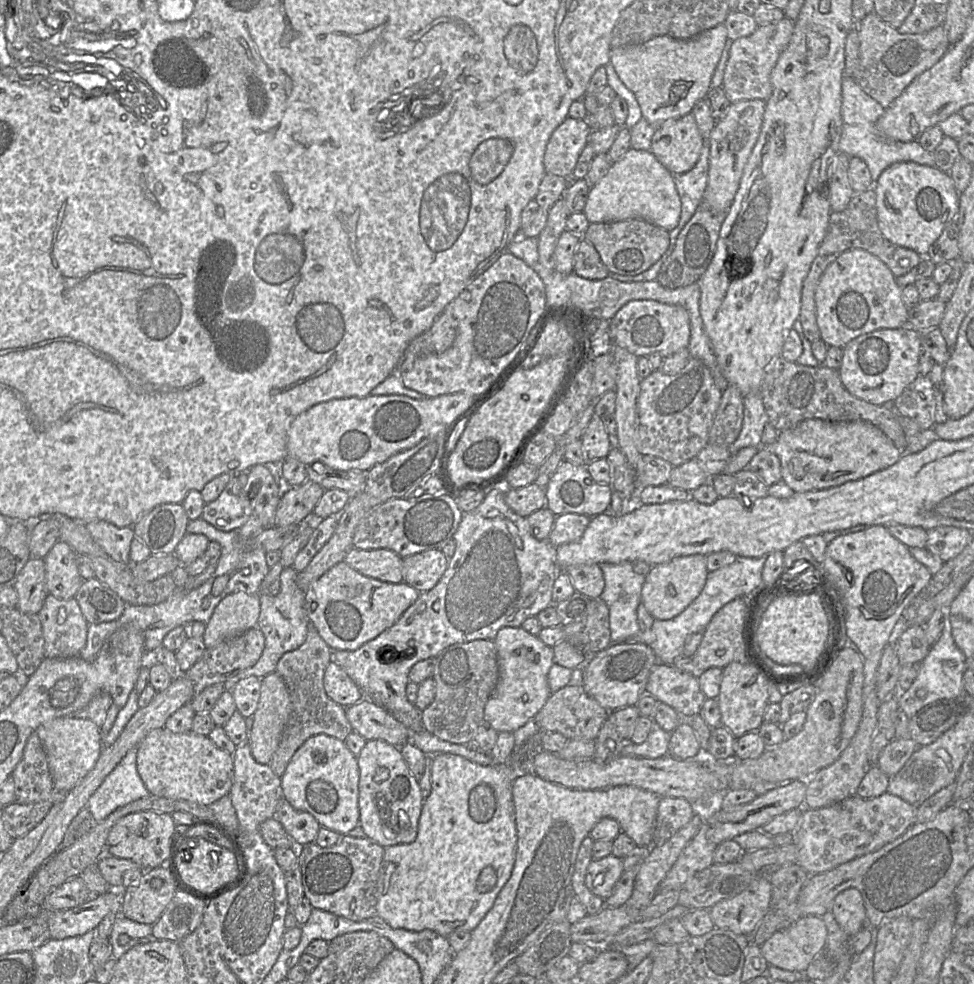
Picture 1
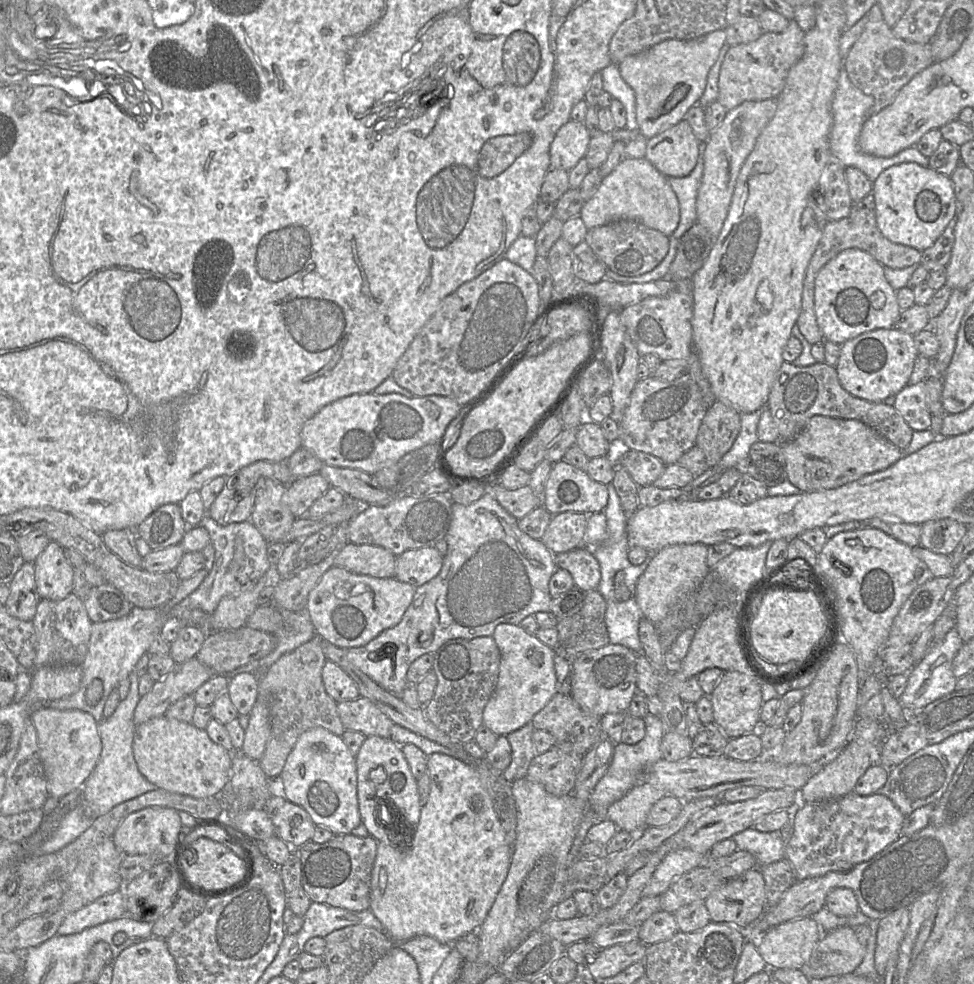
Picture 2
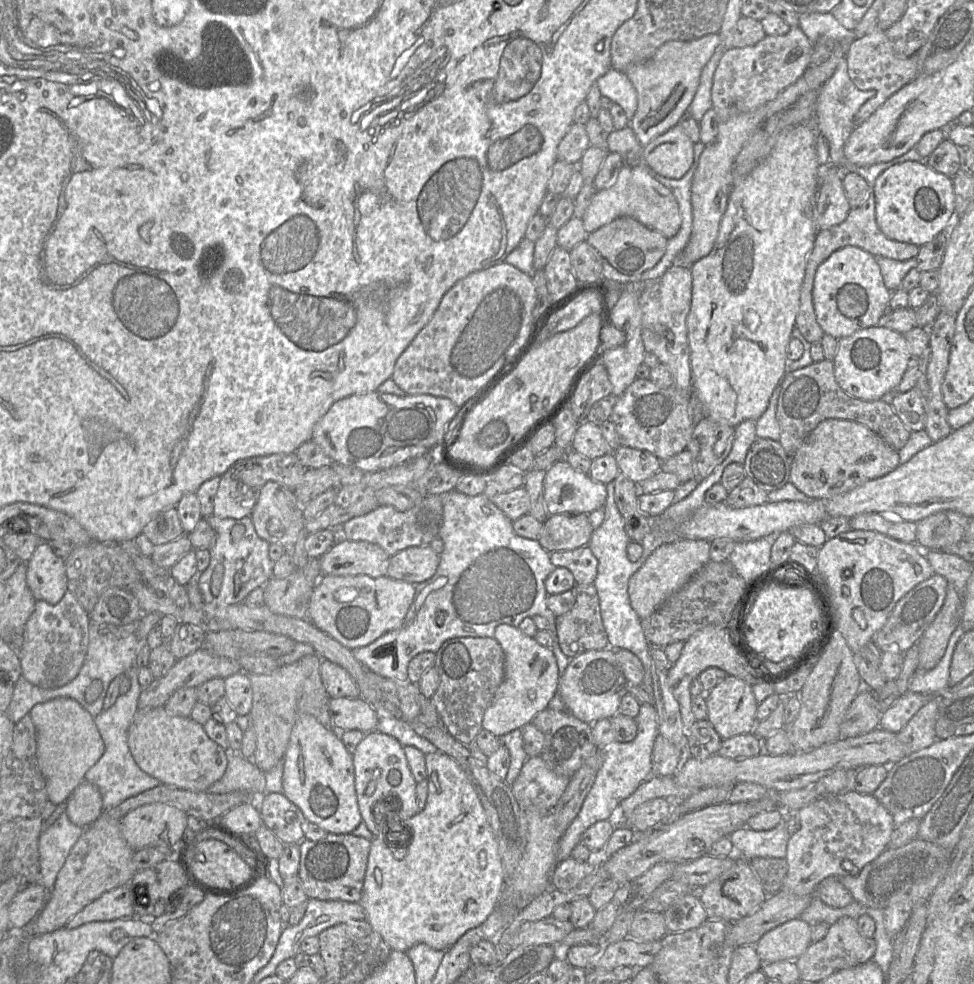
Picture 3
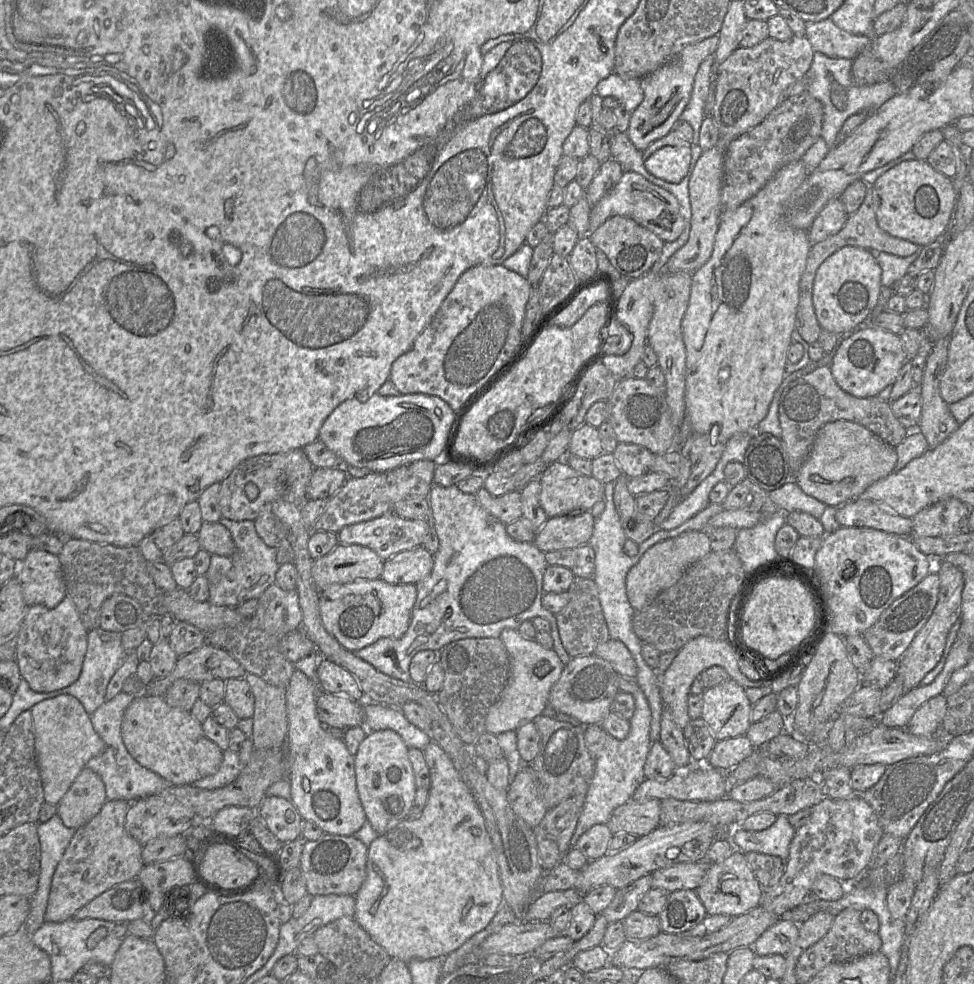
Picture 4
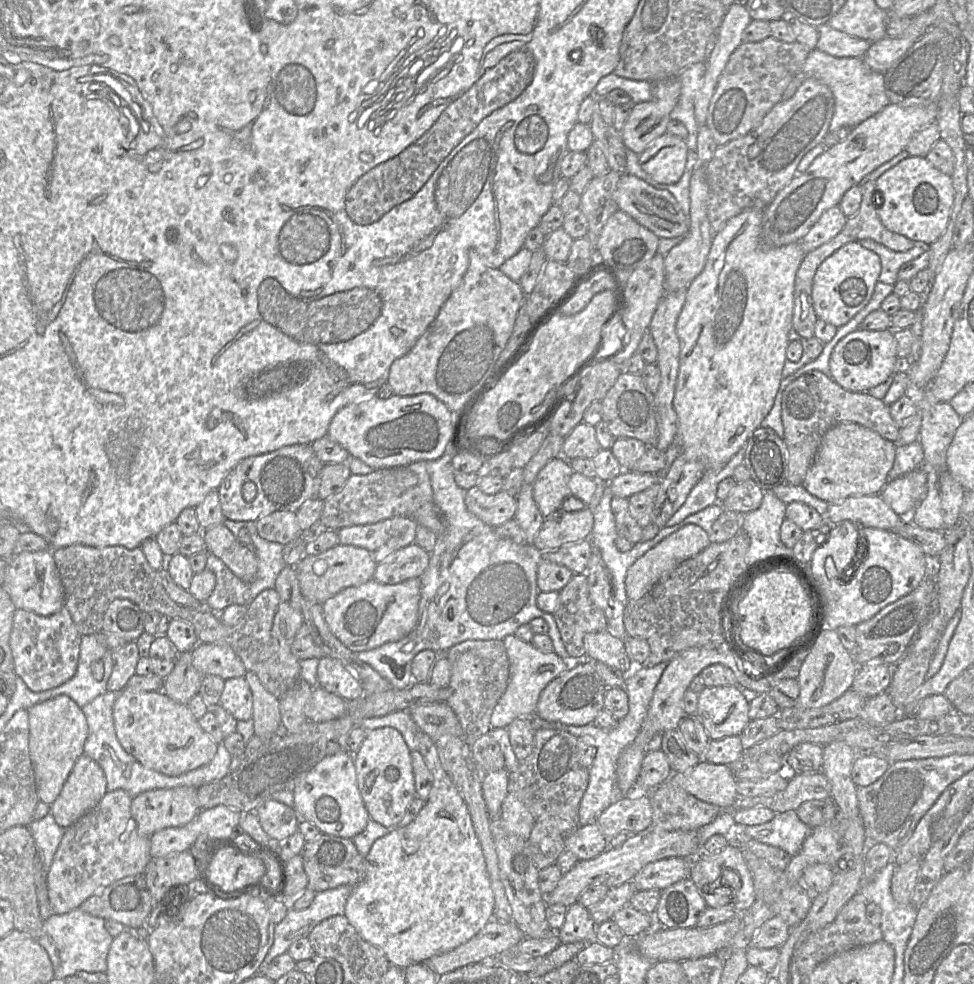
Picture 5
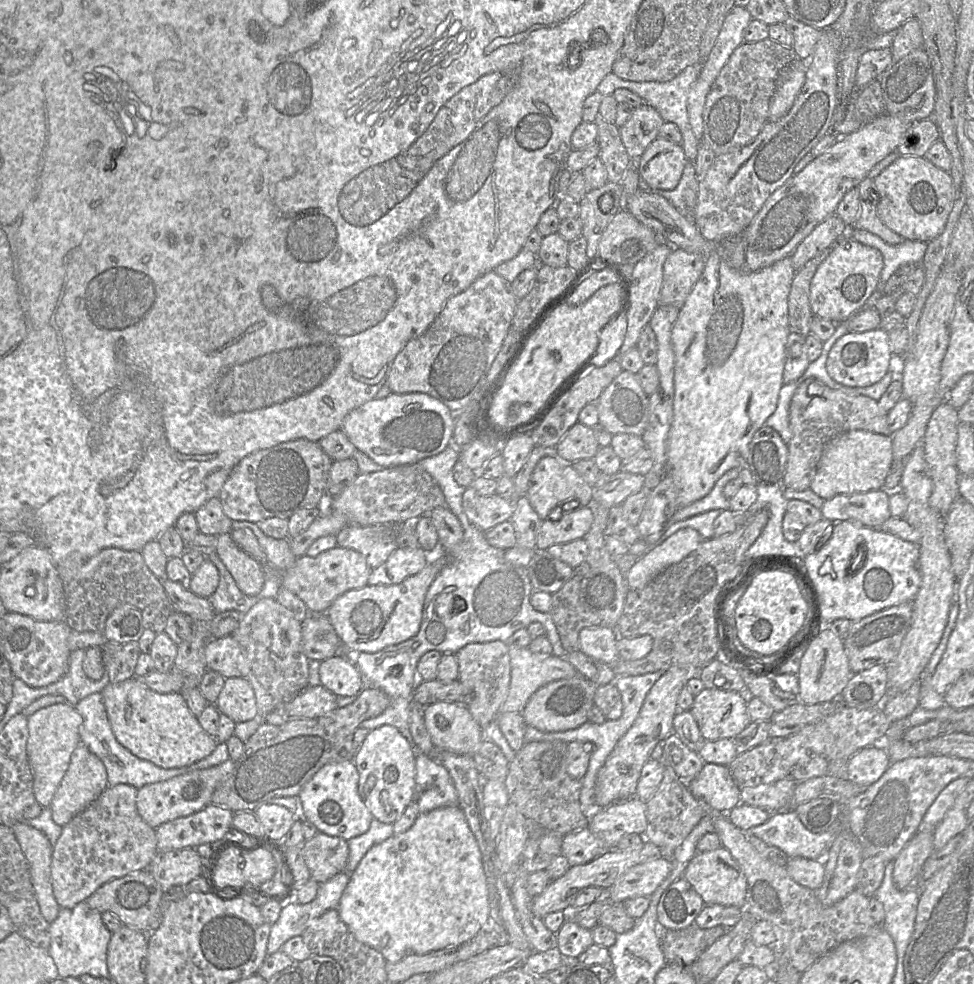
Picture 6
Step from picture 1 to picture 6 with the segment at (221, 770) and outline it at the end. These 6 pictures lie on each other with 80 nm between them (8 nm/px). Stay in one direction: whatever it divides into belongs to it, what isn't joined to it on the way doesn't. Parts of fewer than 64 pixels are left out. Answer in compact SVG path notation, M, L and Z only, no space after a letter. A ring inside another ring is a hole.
M137 677L116 684L108 683L100 693L117 741L140 759L165 769L181 768L207 757L217 746L217 740L201 727L182 693L157 693L141 683Z

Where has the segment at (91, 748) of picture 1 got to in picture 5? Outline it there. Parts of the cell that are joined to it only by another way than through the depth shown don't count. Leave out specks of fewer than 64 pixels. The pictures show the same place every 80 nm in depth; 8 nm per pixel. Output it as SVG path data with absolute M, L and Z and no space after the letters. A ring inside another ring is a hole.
M59 695L28 710L29 754L40 802L51 805L60 794L77 759L84 754L88 725L82 708L69 696Z

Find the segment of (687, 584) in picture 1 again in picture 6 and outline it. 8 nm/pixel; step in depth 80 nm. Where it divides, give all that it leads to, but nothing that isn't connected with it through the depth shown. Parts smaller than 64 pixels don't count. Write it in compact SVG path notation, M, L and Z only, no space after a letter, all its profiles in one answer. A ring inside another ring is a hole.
M679 529L635 562L626 574L629 589L644 588L659 573L694 551L702 541L697 530Z

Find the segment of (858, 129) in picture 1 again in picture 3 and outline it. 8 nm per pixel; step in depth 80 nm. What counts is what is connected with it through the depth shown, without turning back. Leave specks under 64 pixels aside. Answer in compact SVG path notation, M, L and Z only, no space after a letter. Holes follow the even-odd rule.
M844 57L838 63L833 75L819 89L814 111L816 129L819 134L823 135L829 146L829 162L831 165L837 168L842 168L844 173L849 170L855 171L871 186L871 191L872 185L874 184L877 176L889 167L905 161L926 160L920 156L915 148L912 148L902 156L899 156L889 162L881 162L861 167L852 166L847 162L844 156L844 145L855 127L854 115L866 101L873 98L875 95L876 92L874 90L862 91L854 86L848 75L847 61Z

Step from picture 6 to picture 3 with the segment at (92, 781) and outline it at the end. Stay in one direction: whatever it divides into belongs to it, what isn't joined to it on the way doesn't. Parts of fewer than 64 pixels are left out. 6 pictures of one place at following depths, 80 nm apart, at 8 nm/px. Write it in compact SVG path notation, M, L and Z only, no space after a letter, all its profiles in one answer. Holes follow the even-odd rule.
M83 780L66 800L69 820L82 828L90 826L103 812L102 797L96 785Z

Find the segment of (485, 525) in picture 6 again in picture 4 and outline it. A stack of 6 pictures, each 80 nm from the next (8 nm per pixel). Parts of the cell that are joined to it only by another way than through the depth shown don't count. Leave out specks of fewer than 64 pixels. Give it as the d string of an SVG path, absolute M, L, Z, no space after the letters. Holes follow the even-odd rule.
M482 487L475 496L483 508L505 525L522 518L521 491L511 491L502 496L493 496Z

